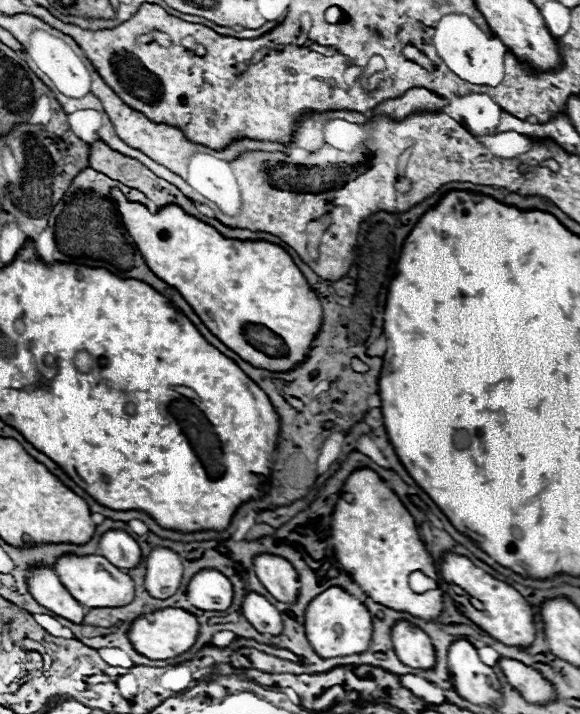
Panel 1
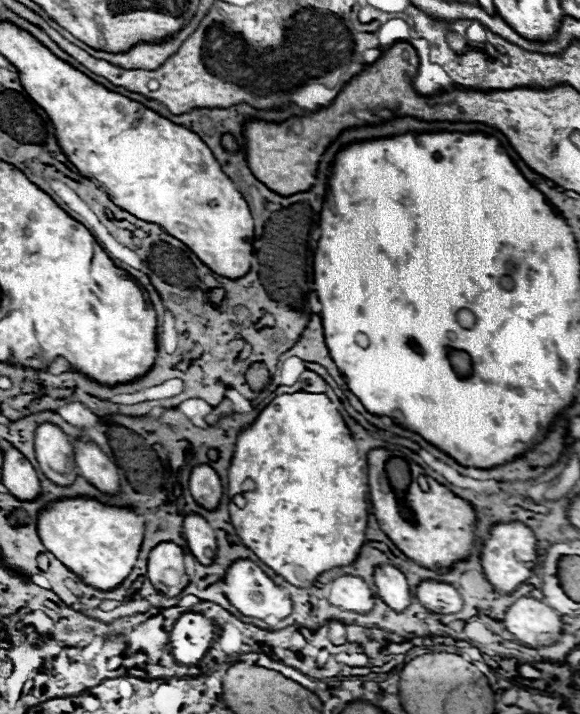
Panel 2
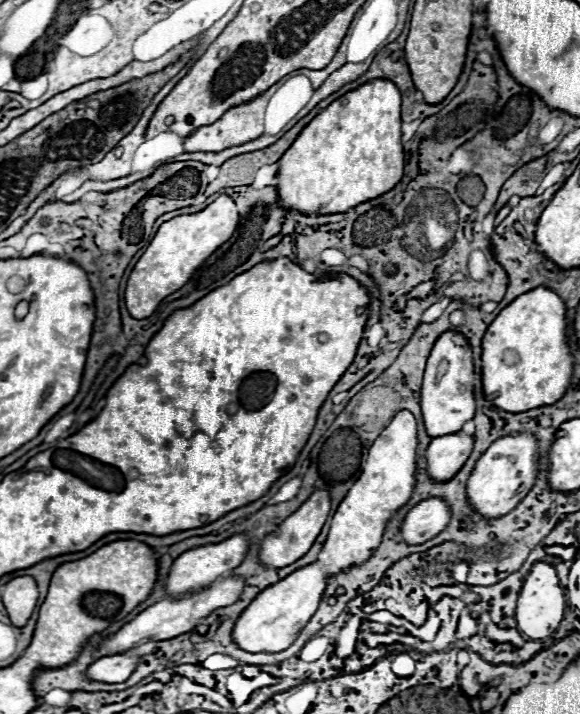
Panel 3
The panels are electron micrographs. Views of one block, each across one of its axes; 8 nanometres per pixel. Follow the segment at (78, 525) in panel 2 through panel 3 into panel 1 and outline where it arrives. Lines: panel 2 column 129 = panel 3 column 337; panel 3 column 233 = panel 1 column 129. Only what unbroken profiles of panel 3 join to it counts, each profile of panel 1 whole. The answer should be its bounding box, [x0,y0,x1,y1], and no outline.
[128,608,200,660]

